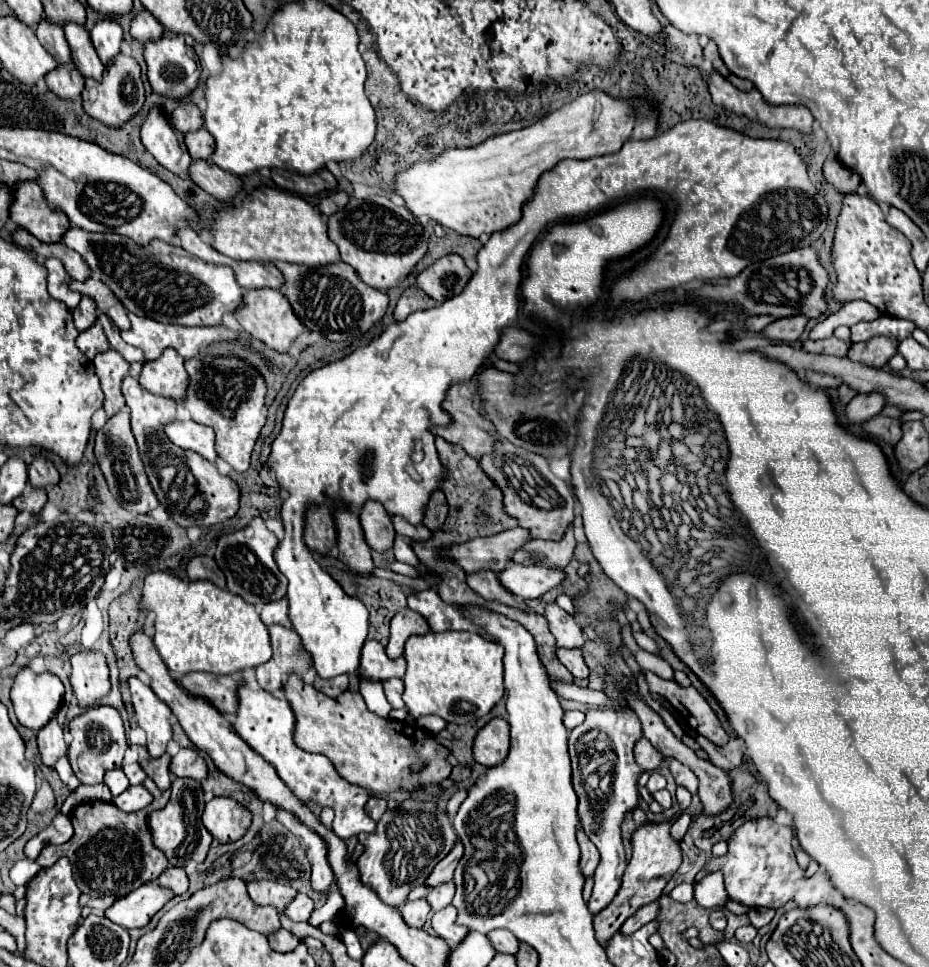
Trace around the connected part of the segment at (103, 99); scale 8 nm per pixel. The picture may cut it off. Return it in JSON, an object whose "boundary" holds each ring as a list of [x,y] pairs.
{"boundary":[[[117,55],[117,59],[105,69],[105,79],[101,83],[93,83],[91,79],[85,81],[83,109],[87,115],[105,123],[107,127],[121,129],[127,121],[131,121],[141,111],[143,103],[145,103],[145,89],[141,81],[141,69],[133,57]]]}

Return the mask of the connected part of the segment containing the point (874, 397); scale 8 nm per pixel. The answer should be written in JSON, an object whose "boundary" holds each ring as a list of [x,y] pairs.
{"boundary":[[[861,393],[861,395],[855,395],[847,403],[847,407],[845,407],[845,419],[849,423],[863,423],[863,421],[869,421],[871,417],[875,417],[883,407],[885,407],[883,395]]]}

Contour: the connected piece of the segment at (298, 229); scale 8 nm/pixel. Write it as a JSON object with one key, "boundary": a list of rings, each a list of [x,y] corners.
{"boundary":[[[261,187],[241,201],[241,207],[229,207],[215,215],[213,247],[237,261],[285,261],[307,267],[323,267],[341,261],[337,245],[329,239],[327,219],[317,207],[305,199],[279,191],[273,187]]]}

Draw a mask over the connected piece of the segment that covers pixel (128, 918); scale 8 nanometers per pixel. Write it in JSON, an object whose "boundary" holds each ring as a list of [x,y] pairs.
{"boundary":[[[143,883],[137,891],[131,891],[125,897],[119,897],[107,911],[105,917],[113,923],[133,929],[133,927],[145,927],[151,917],[163,909],[173,899],[173,891],[169,887],[153,883]]]}

